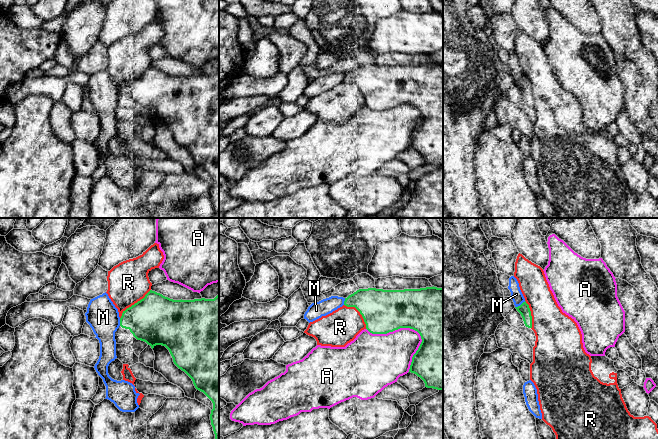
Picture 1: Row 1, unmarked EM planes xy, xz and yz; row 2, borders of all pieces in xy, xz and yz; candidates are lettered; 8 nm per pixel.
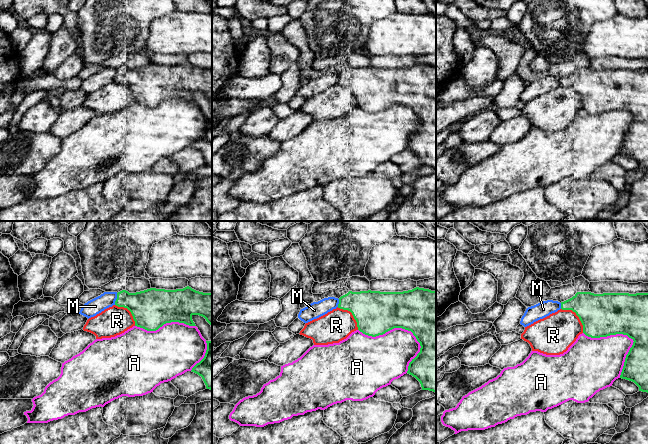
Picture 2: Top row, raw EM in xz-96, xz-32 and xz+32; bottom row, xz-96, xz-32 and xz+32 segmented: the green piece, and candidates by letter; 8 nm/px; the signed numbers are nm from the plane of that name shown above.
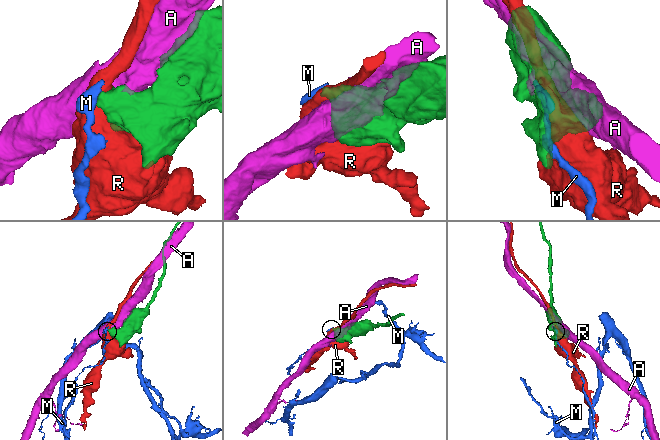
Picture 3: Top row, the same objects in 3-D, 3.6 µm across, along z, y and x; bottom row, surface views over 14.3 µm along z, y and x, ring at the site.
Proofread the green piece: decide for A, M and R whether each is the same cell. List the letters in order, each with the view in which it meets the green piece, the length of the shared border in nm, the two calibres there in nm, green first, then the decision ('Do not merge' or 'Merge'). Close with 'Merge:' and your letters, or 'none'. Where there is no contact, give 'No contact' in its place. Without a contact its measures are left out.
A: Touches green in xz. Shared border 500 nm. Thickness 440 nm (green) against 320 nm. Do not merge
M: Touches green in yz. Shared border 100 nm. Thickness 90 nm (green) against 90 nm. Do not merge
R: Touches green in xy. Shared border 340 nm. Thickness 400 nm (green) against 340 nm. Do not merge
Merge: none

